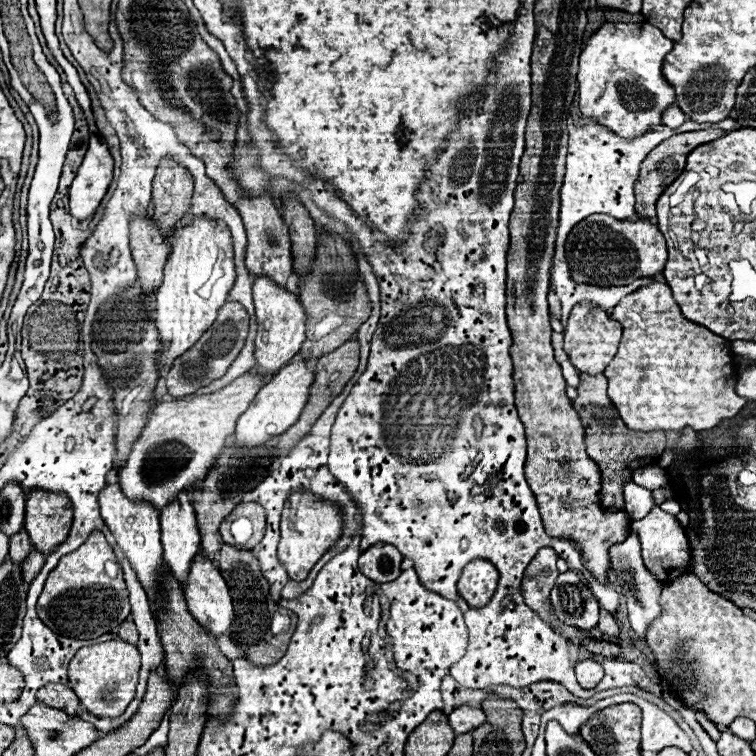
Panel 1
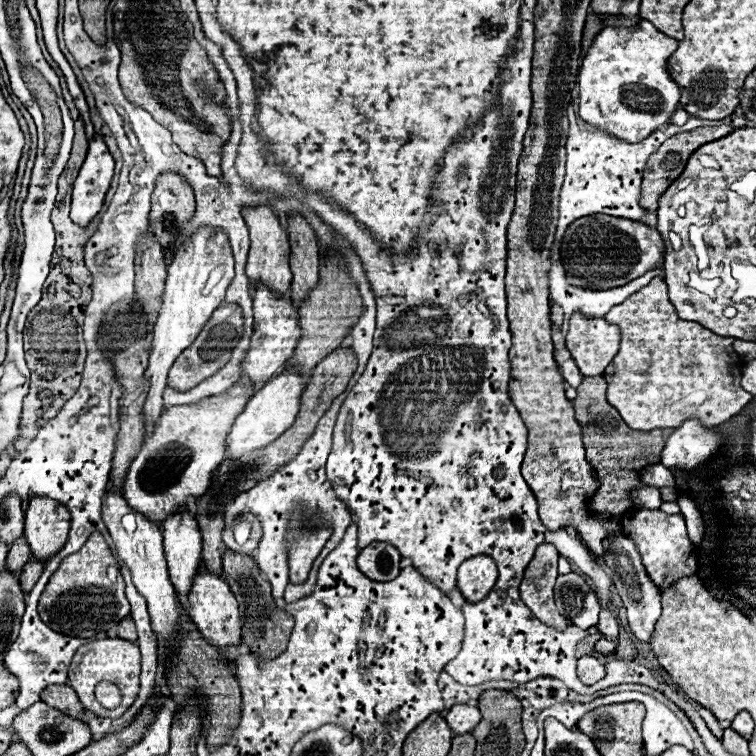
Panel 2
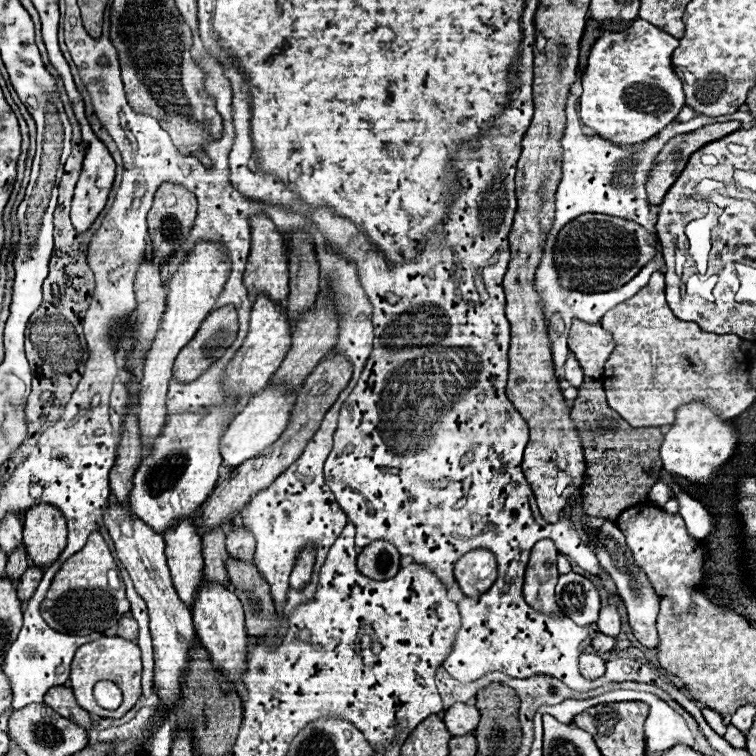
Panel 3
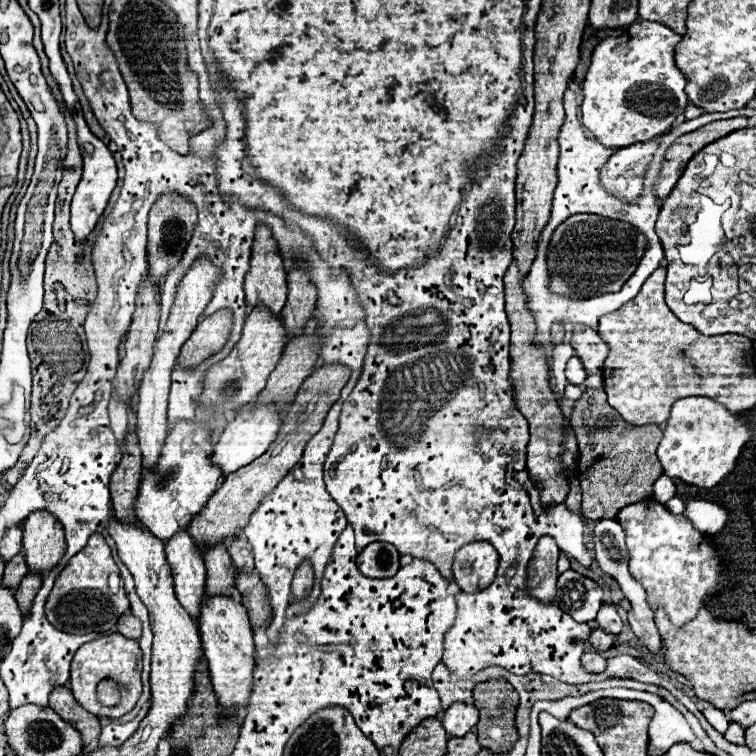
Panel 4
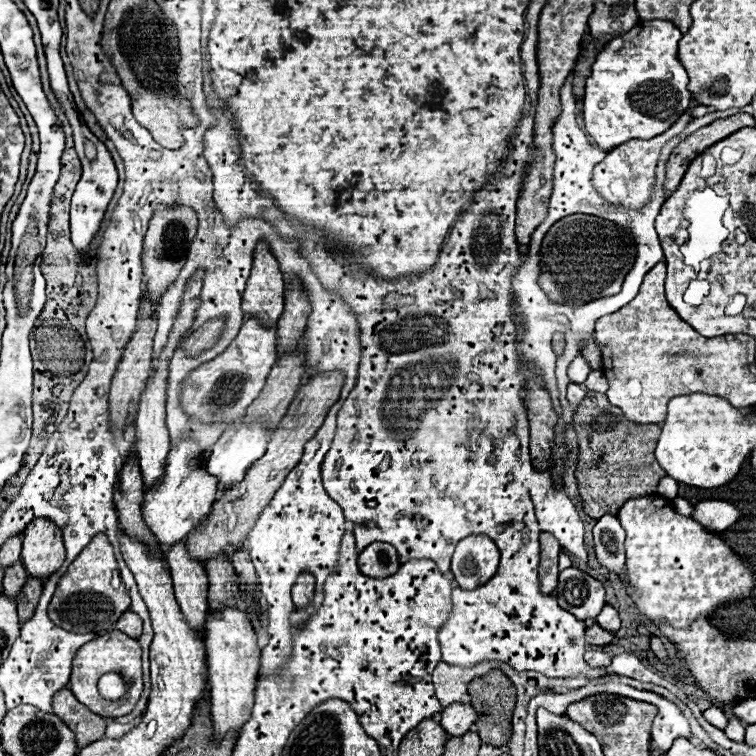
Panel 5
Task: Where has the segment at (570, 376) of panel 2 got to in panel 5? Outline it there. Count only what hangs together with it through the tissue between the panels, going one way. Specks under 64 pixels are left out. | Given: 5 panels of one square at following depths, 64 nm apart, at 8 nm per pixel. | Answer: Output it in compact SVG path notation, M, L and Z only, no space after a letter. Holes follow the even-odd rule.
M576 356L572 360L572 364L568 366L568 376L570 376L570 380L574 384L584 384L590 372L592 372L592 368L590 368L590 364L588 364L588 360L584 356Z

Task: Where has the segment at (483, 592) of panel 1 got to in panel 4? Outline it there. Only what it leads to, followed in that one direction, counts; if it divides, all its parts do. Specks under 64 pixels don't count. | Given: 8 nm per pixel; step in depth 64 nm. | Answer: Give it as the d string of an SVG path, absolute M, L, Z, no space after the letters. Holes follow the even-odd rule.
M490 542L464 544L454 556L454 580L464 592L484 590L492 584L498 568L498 552Z

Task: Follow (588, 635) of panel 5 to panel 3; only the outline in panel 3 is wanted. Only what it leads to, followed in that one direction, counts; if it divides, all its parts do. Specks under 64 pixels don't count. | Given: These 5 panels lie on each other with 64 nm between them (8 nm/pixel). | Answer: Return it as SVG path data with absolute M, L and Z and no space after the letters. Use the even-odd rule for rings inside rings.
M600 632L596 633L596 636L592 640L592 647L595 651L600 653L608 652L608 650L612 650L614 648L614 644L616 644L616 638L608 638L607 635L604 635Z

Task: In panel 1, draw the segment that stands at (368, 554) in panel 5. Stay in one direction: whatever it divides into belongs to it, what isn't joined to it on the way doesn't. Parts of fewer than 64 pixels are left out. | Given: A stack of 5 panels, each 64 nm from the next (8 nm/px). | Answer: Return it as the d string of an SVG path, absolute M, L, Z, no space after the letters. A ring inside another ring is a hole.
M372 544L368 550L360 554L358 566L360 570L374 582L392 582L400 576L402 554L388 544Z

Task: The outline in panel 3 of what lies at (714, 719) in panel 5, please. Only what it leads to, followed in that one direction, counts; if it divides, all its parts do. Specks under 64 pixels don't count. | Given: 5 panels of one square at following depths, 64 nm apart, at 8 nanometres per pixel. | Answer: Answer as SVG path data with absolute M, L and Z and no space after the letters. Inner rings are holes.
M702 708L702 714L704 714L704 718L706 718L706 722L716 730L716 734L724 734L724 730L726 730L726 724L724 724L724 718L718 714L718 712L714 712L714 710L710 710L710 708Z

